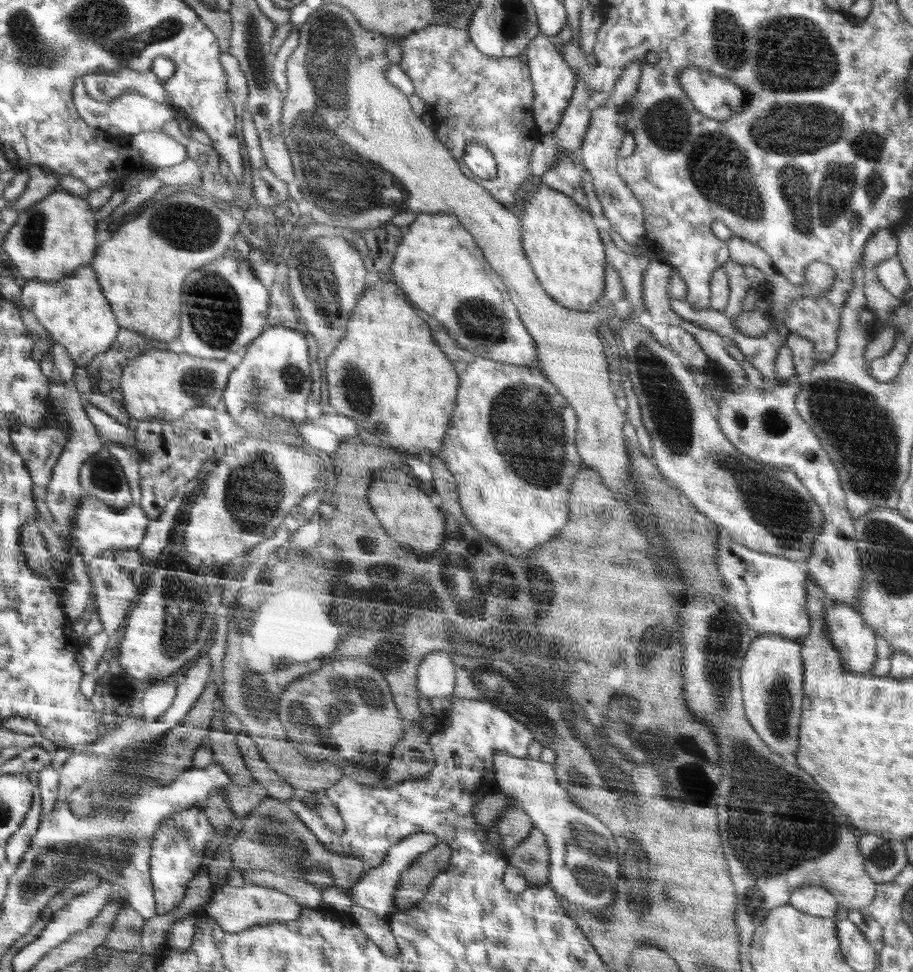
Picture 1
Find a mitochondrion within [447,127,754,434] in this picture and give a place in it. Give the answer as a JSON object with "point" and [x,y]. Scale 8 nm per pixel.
{"point":[477,318]}

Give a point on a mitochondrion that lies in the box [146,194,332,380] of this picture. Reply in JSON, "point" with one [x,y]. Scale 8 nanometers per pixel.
{"point":[214,310]}

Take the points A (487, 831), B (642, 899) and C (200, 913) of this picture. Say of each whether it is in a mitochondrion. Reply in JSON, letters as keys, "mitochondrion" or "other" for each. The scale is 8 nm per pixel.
{"A":"other","B":"mitochondrion","C":"other"}

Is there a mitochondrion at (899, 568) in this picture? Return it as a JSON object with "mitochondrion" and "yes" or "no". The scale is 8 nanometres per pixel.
{"mitochondrion":"yes"}

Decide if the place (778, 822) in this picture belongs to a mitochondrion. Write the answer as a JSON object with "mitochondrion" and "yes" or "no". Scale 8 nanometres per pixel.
{"mitochondrion":"yes"}

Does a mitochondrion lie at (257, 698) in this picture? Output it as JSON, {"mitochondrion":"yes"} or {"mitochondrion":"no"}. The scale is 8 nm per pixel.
{"mitochondrion":"yes"}

